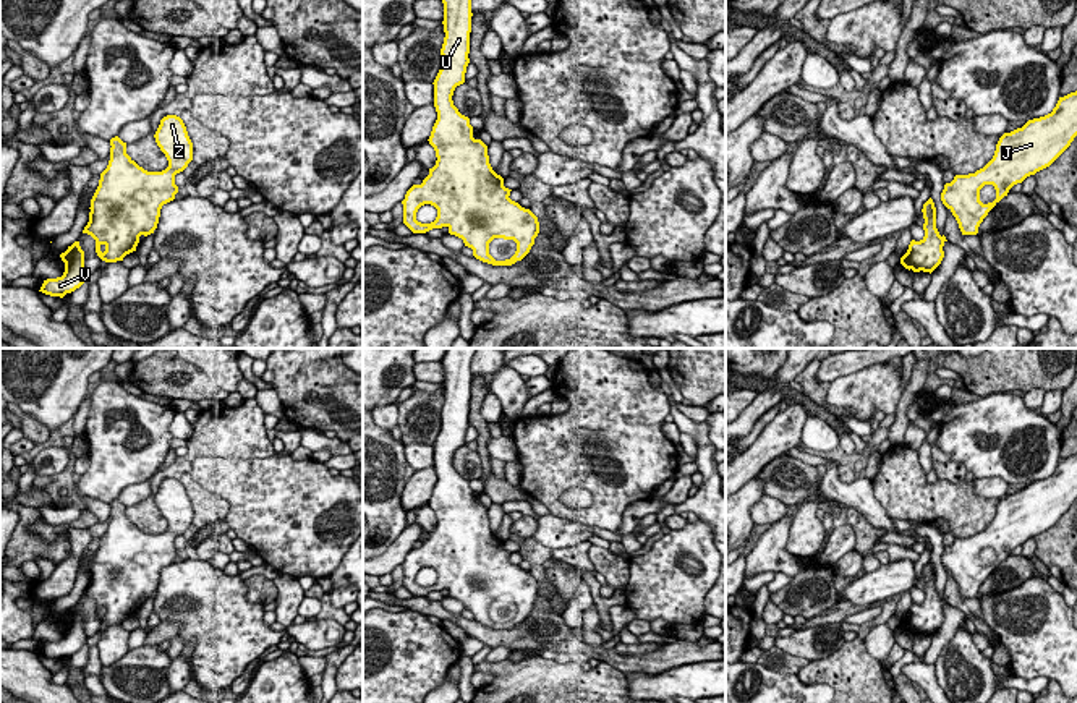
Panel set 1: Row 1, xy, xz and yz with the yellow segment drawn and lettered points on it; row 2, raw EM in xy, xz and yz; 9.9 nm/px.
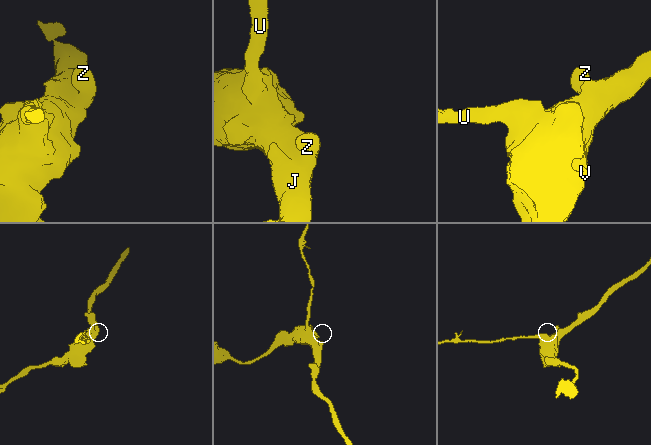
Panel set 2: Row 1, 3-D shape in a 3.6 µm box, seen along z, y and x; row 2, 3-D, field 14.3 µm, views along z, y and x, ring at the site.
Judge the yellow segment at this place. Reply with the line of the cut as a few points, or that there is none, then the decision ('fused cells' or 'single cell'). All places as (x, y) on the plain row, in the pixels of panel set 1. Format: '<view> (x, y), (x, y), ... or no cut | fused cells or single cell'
no cut | single cell

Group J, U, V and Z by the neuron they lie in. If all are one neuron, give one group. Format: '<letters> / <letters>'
J U V Z

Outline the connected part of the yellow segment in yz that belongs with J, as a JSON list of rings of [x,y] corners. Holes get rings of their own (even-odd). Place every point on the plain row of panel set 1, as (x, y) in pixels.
[[[1077,454],[1059,460],[1051,476],[1028,483],[1022,491],[1004,496],[996,507],[993,522],[983,531],[968,538],[956,538],[951,546],[946,546],[941,564],[956,580],[962,598],[977,598],[983,582],[1007,559],[1009,552],[1027,539],[1049,530],[1071,509],[1075,499]],[[985,547],[993,547],[996,552],[996,562],[988,567],[980,564],[980,552]]]

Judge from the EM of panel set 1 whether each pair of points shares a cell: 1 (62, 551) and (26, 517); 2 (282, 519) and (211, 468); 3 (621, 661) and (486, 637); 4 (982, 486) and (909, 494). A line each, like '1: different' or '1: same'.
1: same
2: same
3: same
4: different

